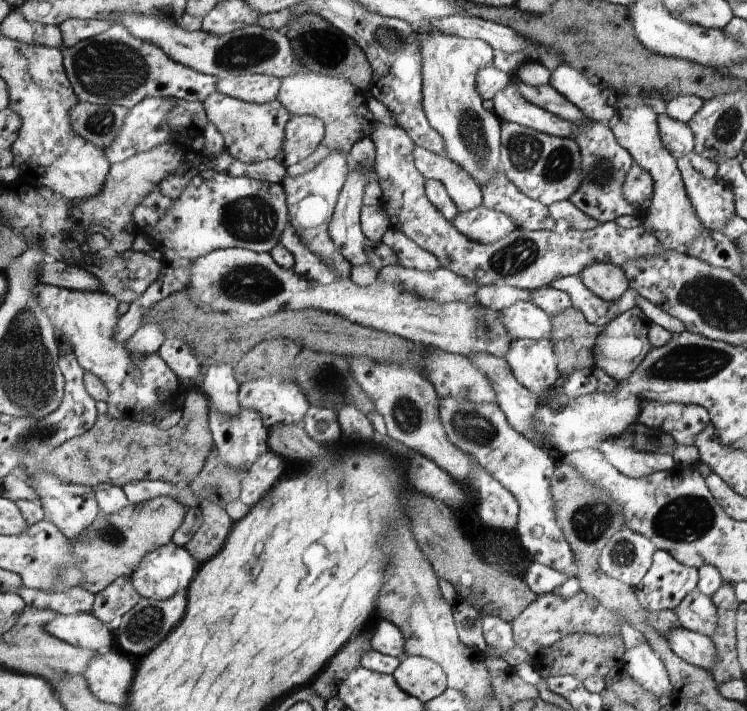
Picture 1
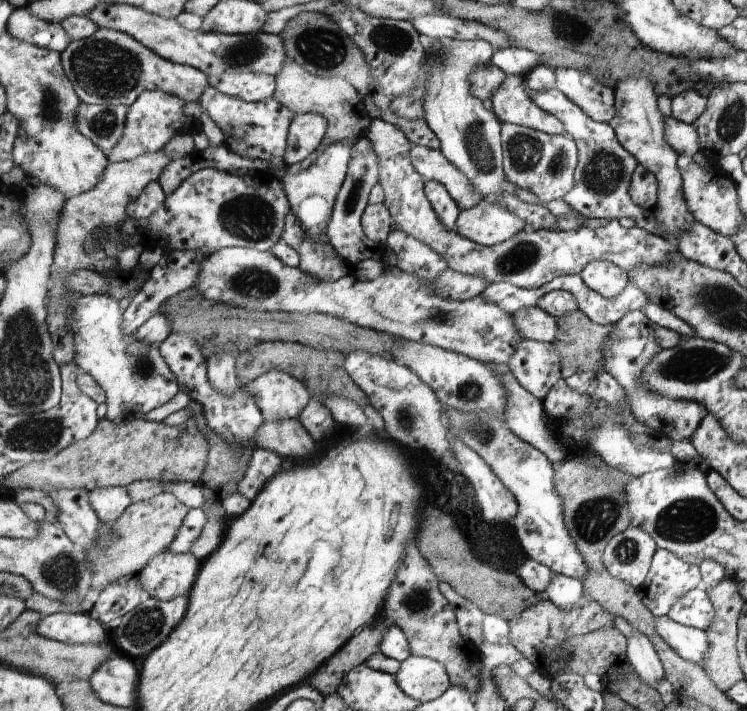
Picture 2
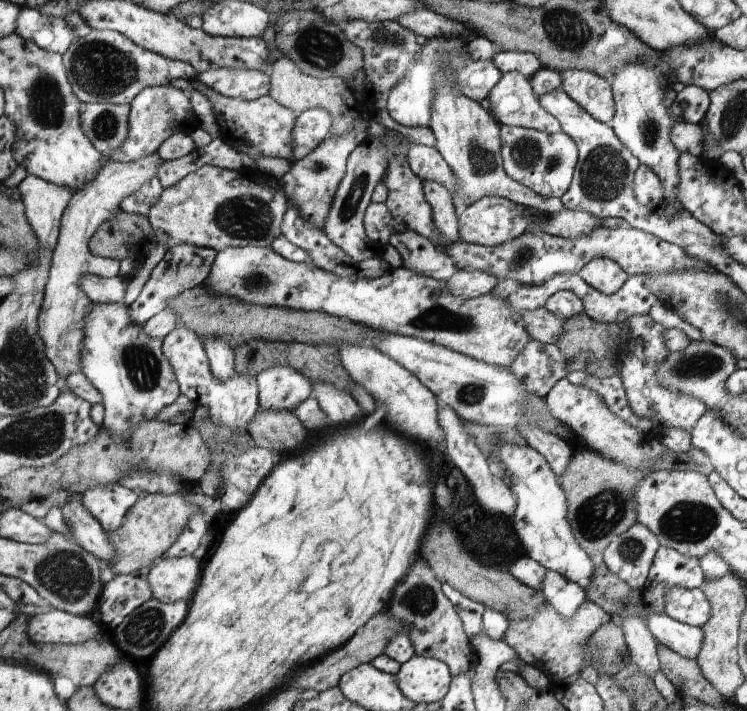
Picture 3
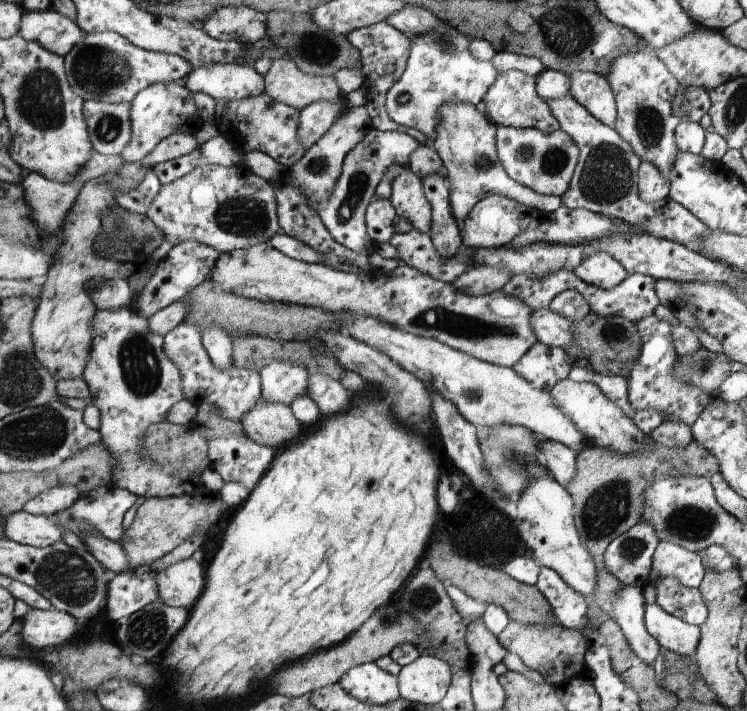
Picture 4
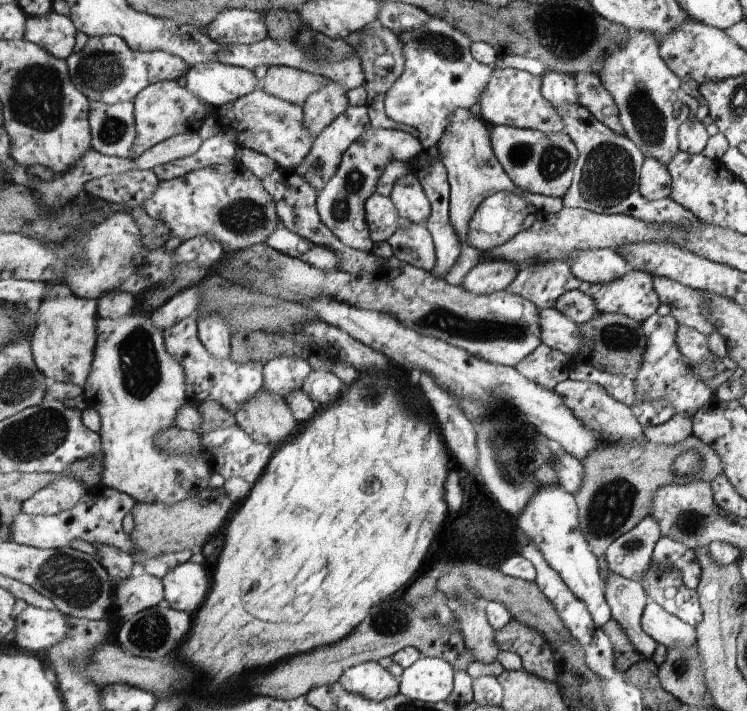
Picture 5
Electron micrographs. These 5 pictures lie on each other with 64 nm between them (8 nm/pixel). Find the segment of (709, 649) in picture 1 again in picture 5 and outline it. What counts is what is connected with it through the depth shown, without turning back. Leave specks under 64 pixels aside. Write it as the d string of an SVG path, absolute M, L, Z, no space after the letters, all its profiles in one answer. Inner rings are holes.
M649 601L642 618L644 629L667 650L694 648L696 630L693 625L671 614L663 605Z

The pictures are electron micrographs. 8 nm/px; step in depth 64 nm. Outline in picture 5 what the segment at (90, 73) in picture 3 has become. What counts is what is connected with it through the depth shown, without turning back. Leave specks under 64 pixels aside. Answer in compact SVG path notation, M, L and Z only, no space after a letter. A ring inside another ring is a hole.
M117 35L84 38L82 46L71 53L66 61L74 85L83 94L86 94L89 100L101 101L107 104L118 103L119 101L134 101L138 94L149 85L161 81L179 81L181 78L185 78L190 69L188 62L175 54L165 51L136 51L129 46L129 43L123 37Z

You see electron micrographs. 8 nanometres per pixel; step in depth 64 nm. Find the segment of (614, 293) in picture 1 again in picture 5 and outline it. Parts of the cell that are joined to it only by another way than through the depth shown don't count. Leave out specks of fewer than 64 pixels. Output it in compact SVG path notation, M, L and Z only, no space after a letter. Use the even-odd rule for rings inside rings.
M613 249L584 250L570 264L576 277L591 284L616 281L631 270L625 258Z

